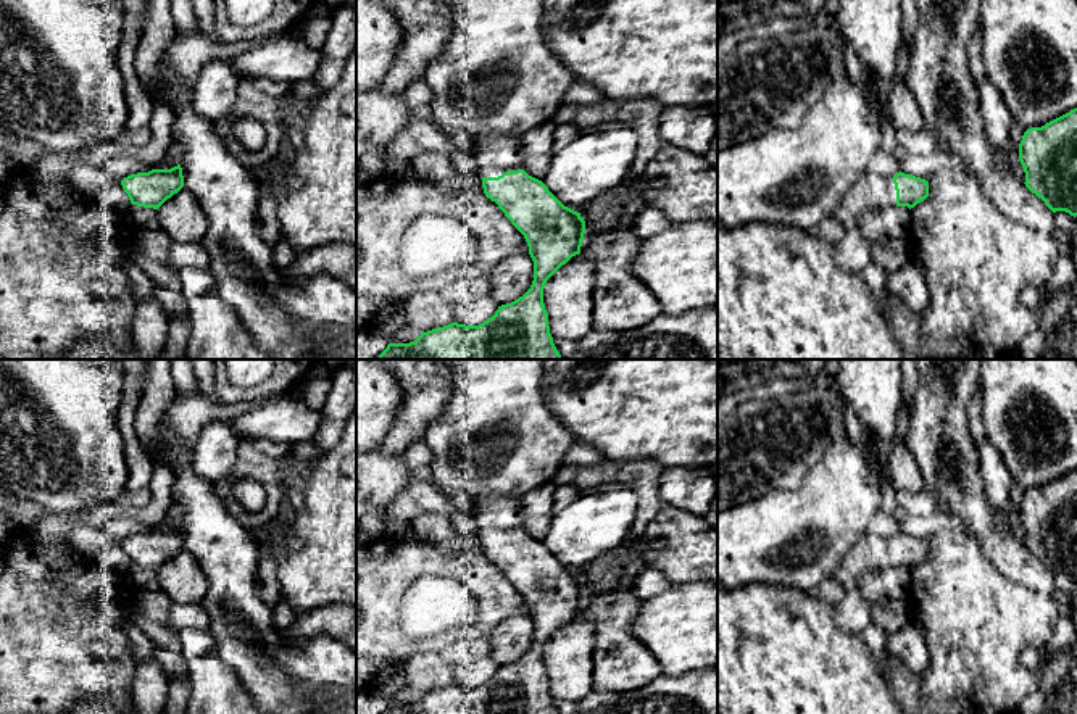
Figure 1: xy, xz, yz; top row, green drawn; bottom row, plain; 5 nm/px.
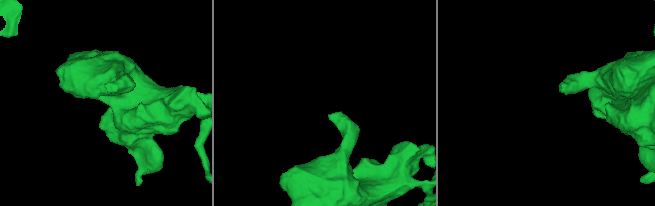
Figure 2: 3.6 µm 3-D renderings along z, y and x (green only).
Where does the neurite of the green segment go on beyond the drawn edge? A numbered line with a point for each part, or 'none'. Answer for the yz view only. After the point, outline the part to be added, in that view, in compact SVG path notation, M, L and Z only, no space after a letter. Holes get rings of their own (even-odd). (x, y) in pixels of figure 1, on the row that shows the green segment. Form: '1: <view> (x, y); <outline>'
1: yz (873, 192); M864 172L858 182L845 193L840 205L832 211L842 226L858 229L858 221L864 213L896 206L896 190L893 176Z

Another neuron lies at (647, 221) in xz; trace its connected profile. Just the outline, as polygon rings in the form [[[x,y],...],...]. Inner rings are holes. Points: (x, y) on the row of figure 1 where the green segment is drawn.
[[[634,206],[632,229],[640,239],[653,237],[666,230],[672,222],[658,210],[650,206]]]

